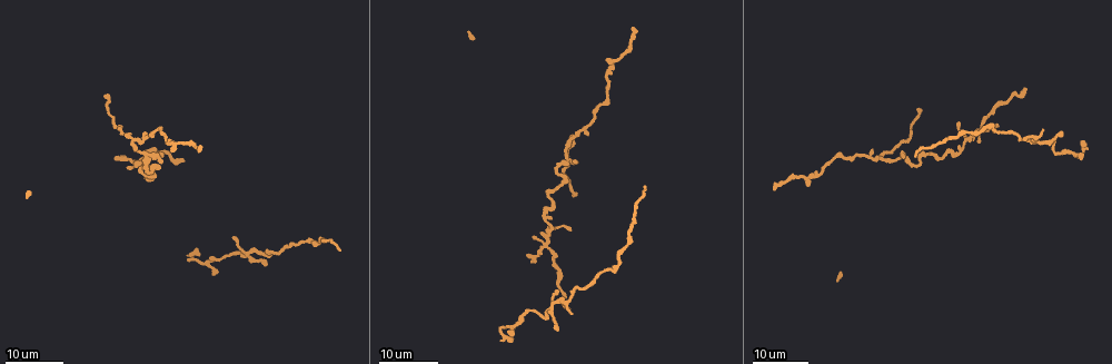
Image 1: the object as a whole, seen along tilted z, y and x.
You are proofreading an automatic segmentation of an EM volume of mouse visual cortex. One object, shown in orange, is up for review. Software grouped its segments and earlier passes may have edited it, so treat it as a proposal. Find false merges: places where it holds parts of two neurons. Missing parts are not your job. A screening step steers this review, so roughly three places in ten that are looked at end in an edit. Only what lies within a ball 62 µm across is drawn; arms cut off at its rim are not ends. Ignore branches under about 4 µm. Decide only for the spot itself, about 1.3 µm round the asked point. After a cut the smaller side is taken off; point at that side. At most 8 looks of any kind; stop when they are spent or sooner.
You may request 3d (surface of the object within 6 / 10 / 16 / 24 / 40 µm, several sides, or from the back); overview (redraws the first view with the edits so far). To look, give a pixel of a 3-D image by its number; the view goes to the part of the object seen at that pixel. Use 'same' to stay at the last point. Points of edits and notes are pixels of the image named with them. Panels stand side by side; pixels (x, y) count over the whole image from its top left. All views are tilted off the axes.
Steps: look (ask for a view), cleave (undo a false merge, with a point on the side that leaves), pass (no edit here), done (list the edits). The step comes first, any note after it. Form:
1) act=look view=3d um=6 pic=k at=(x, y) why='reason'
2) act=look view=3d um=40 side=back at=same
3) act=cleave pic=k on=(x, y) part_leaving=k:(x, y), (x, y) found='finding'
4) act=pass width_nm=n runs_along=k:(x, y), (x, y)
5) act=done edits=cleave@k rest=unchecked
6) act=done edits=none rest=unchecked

act=look view=3d um=24 pic=1 at=(543, 217) why='three arms meet'

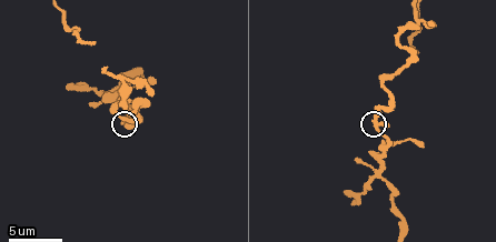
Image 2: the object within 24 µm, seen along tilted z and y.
act=look view=3d um=10 pic=2 at=(375, 122)

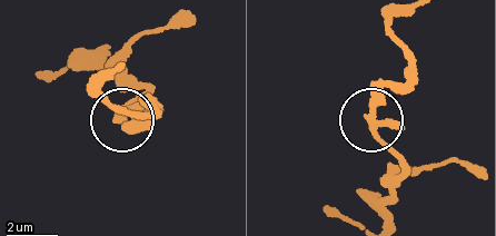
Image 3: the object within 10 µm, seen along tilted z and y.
act=pass width_nm=240 found='all the same neuron'

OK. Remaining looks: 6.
act=look view=3d um=10 pic=2 at=(408, 63) why='sudden change in width'

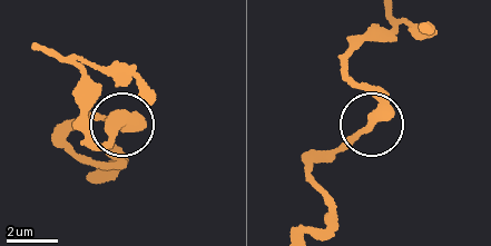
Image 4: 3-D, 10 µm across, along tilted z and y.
act=pass width_nm=280 runs_along=4:(321, 229), (312, 168), (374, 114), (345, 61) found='continuous, no second neuron'

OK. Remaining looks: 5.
act=look view=3d um=16 pic=1 at=(553, 306) why='four or more arms meet'

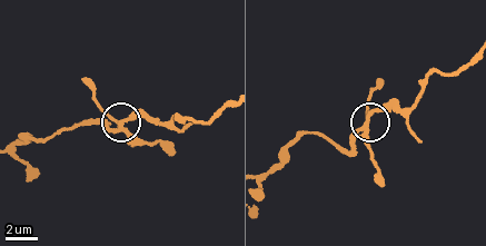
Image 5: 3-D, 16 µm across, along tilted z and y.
act=look view=3d um=10 pic=5 at=(122, 127)

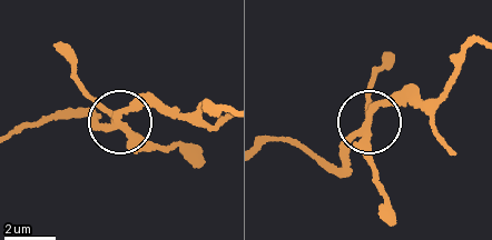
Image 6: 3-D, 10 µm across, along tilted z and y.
act=pass width_nm=270 found='continuous, no second neuron'

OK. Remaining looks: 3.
act=look view=3d um=6 pic=2 at=(374, 173) why='looks like a crossing'

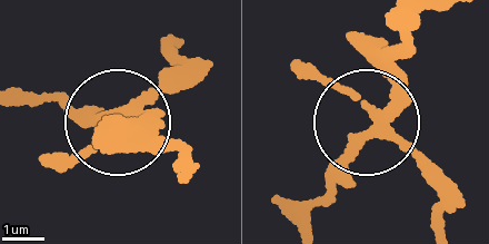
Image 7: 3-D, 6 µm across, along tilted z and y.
act=pass runs_along=7:(440, 217), (431, 177), (381, 135), (348, 150), (335, 186) found='one neuron here'

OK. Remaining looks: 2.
act=done edits=none rest=unchecked

